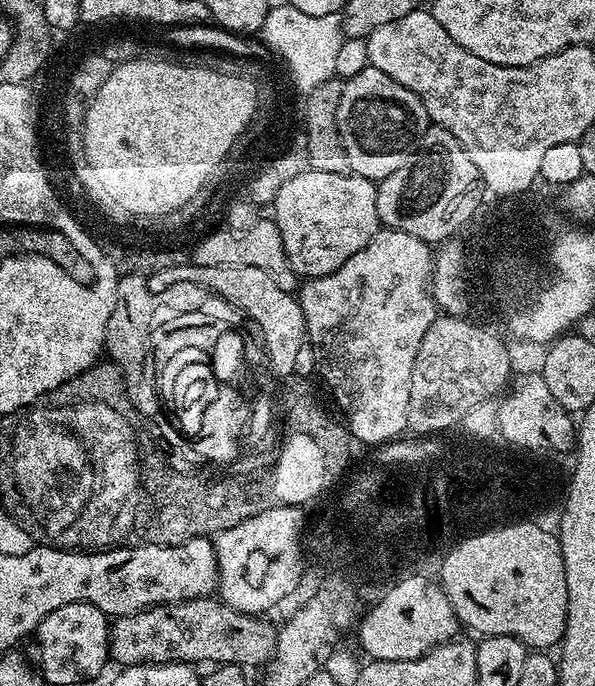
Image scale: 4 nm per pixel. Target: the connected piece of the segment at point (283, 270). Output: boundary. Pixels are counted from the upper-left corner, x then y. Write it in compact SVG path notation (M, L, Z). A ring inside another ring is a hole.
M261 218L250 230L234 230L227 226L217 227L209 231L203 238L196 240L196 249L190 256L191 263L198 266L258 266L258 270L266 270L282 290L295 293L299 289L302 280L296 275L296 271L290 266L286 258L286 250L282 246L282 234L278 230L275 219Z

